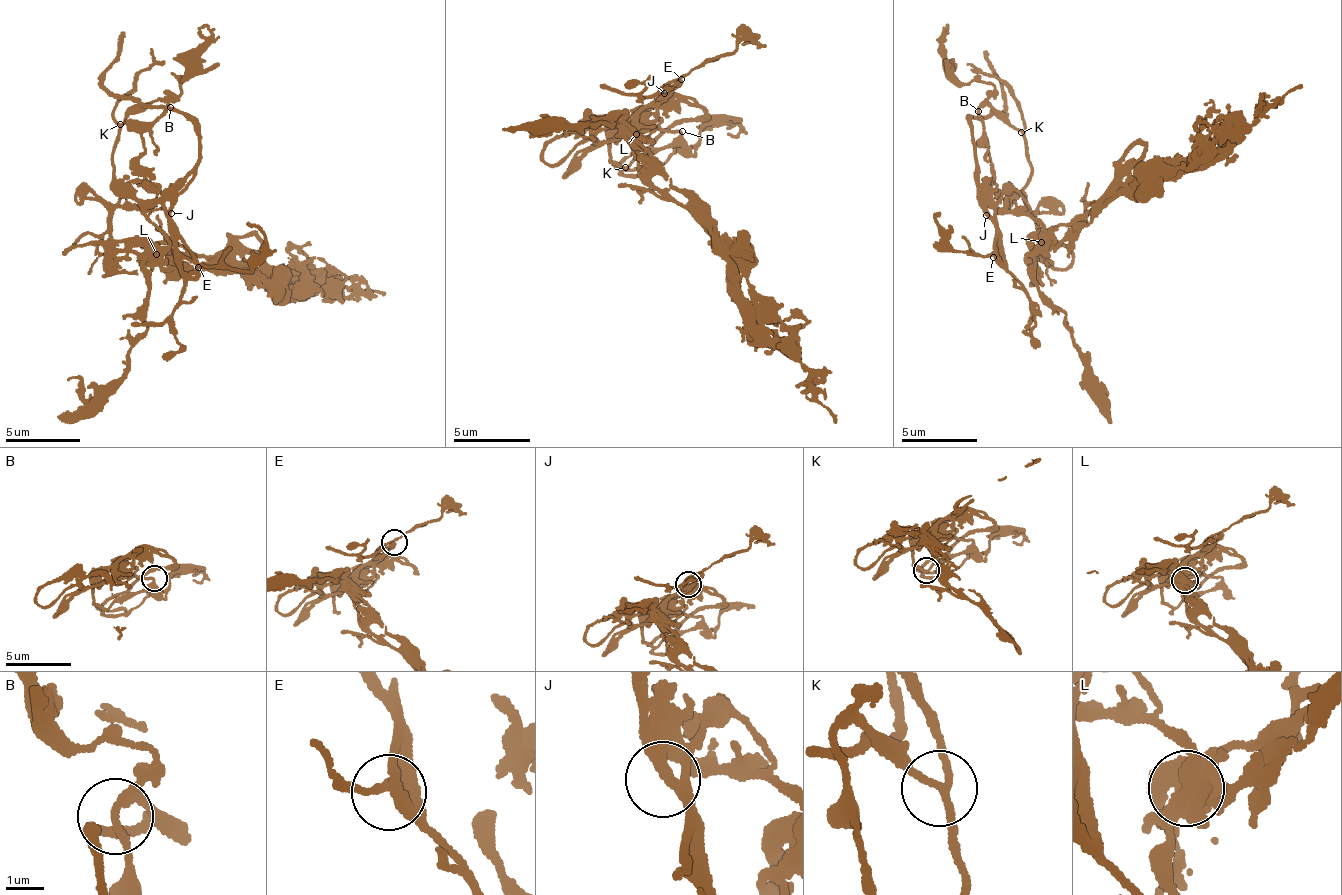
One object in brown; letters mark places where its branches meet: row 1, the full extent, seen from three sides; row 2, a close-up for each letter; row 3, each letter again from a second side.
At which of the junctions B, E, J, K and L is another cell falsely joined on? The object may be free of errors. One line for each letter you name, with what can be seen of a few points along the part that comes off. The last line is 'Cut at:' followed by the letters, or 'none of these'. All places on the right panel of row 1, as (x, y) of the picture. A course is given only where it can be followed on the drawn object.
Cut at: none of these

